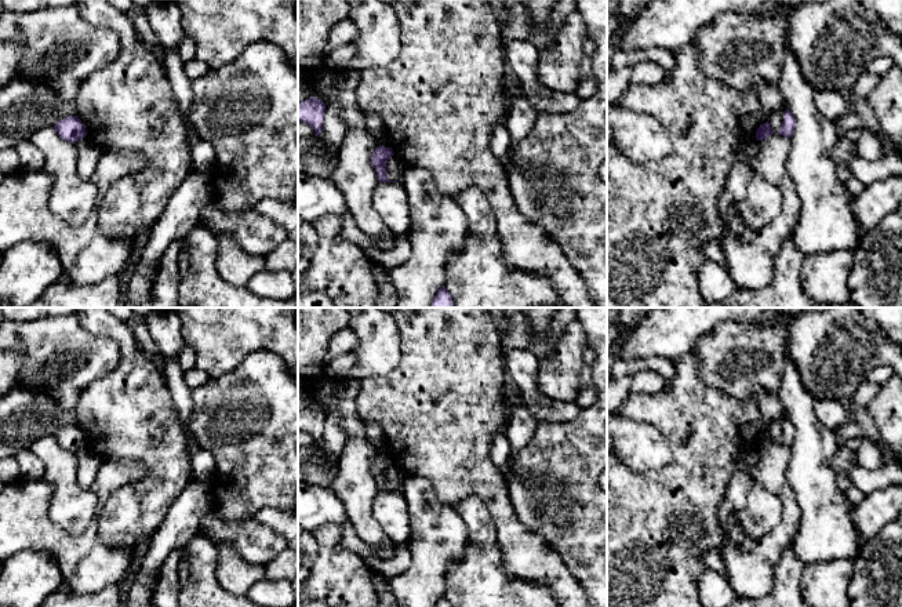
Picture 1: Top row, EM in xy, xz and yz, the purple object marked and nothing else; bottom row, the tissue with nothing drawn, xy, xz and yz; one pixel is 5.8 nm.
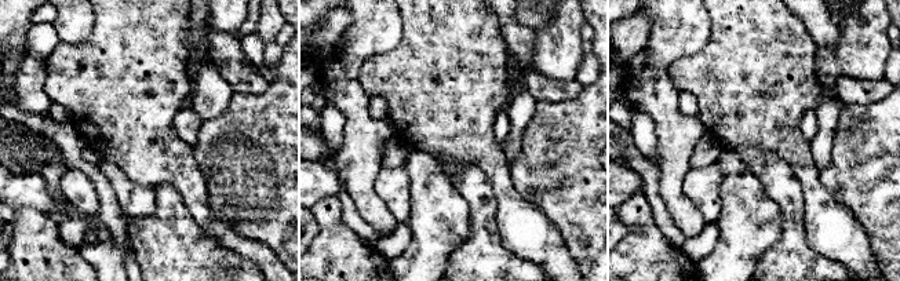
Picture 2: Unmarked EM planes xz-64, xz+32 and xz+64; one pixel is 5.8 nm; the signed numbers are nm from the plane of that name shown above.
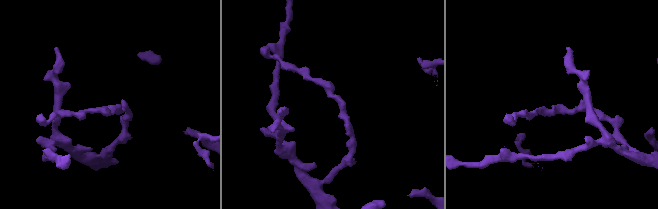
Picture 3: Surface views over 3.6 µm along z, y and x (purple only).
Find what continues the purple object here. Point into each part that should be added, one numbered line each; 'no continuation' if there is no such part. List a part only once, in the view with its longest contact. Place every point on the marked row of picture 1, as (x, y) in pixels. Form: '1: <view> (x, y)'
no continuation

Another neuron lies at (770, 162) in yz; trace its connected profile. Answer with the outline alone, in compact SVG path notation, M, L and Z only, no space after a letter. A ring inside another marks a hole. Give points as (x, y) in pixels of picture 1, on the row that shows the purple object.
M772 134L760 141L760 150L756 156L736 156L738 161L749 163L756 172L763 175L770 183L778 185L786 174L786 159L789 156L790 139Z

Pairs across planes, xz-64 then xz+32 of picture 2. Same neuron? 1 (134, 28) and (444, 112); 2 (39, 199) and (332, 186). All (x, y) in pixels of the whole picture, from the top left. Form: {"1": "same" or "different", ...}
{"1": "same", "2": "same"}

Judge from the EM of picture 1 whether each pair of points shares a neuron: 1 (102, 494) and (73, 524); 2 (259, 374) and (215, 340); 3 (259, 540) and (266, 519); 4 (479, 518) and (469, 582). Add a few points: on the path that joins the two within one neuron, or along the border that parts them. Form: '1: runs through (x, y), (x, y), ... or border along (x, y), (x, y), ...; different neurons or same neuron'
1: border along (90, 490), (97, 497), (98, 511); different neurons
2: border along (275, 353), (250, 352), (215, 378); different neurons
3: border along (253, 519), (269, 526), (283, 537); different neurons
4: runs through (482, 534), (486, 549), (482, 566); same neuron

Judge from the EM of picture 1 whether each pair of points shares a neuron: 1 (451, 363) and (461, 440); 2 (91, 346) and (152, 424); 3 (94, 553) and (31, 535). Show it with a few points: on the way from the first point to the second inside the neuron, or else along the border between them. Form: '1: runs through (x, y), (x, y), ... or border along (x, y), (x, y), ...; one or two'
1: runs through (451, 382), (453, 414), (458, 421); one
2: border along (115, 340), (119, 363), (83, 389); two
3: runs through (79, 553), (73, 553), (59, 542), (46, 537); one

